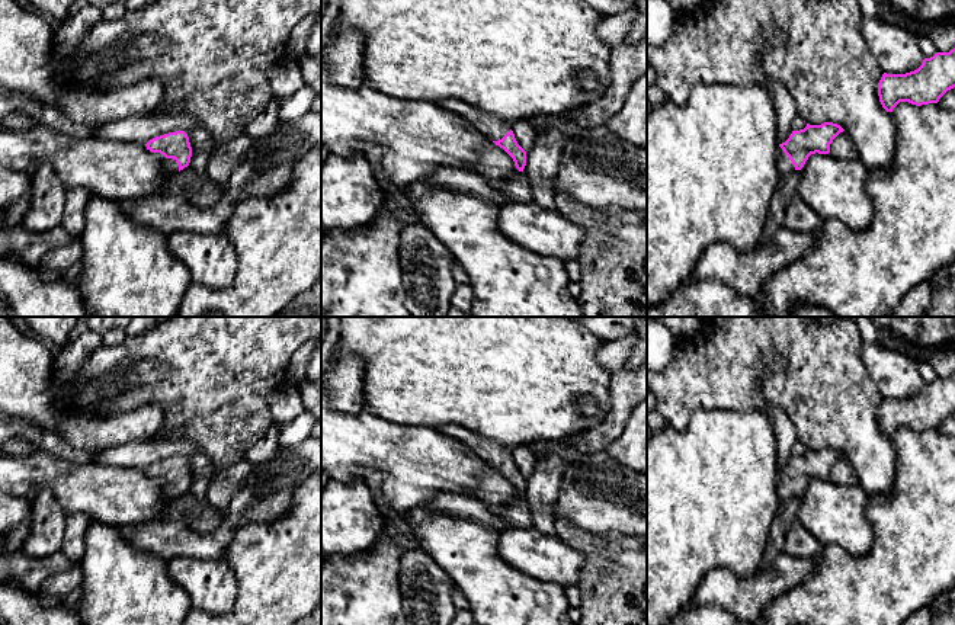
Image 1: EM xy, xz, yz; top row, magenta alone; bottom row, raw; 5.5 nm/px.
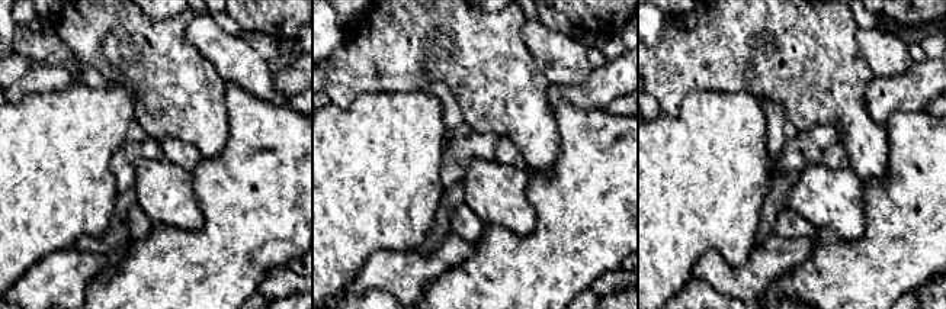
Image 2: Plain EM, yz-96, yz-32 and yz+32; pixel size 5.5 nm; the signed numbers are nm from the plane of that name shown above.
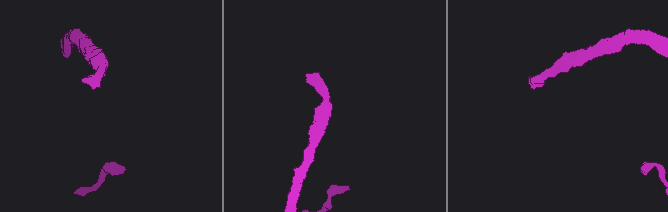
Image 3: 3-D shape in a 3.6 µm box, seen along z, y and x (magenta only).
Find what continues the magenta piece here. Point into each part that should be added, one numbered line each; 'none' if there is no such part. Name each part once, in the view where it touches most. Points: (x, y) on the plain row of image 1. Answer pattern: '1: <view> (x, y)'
1: yz (784, 490)

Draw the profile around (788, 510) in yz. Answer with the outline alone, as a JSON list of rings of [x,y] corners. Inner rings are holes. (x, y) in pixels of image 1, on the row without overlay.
[[[794,496],[779,504],[779,510],[772,522],[766,551],[762,557],[759,570],[769,570],[778,554],[783,552],[785,532],[797,523],[797,515],[801,504],[801,496]]]

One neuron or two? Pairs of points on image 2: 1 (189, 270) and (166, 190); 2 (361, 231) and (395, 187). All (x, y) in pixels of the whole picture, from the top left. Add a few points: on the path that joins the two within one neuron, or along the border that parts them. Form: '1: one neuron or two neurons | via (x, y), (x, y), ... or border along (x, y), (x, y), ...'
1: two neurons | border along (205, 219), (199, 229), (178, 229), (153, 221)
2: one neuron | via (362, 221), (385, 198)

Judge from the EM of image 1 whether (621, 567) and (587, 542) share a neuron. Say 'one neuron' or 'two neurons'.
one neuron

